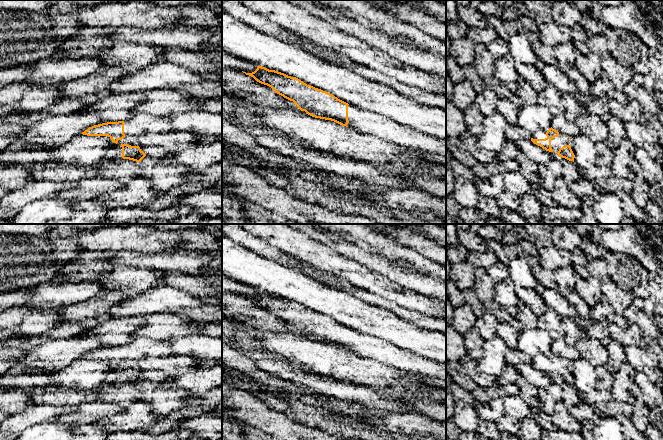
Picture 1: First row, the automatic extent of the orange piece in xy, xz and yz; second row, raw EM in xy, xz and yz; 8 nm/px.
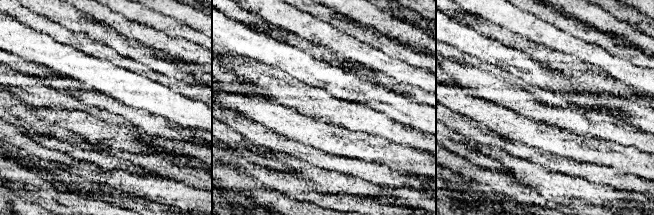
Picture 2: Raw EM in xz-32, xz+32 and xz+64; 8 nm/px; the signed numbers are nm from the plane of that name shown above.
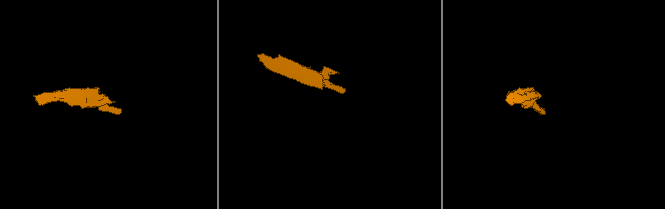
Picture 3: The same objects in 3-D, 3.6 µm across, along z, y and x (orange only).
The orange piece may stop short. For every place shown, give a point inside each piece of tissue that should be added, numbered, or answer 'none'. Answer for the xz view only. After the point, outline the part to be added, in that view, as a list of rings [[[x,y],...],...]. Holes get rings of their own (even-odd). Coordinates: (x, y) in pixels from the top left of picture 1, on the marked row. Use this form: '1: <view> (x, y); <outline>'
1: xz (365, 122); [[[348,105],[348,121],[350,128],[359,133],[373,135],[401,148],[446,157],[446,140],[419,133],[381,114]]]

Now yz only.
1: yz (559, 122); [[[564,114],[553,116],[551,127],[567,137],[573,137],[581,134],[575,122],[568,121]]]

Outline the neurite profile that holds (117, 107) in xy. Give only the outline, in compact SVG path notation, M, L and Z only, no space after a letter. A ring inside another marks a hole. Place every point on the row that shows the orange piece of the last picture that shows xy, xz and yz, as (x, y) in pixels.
M143 92L112 94L93 105L88 105L77 114L93 113L108 122L125 121L134 115L133 109L145 100Z

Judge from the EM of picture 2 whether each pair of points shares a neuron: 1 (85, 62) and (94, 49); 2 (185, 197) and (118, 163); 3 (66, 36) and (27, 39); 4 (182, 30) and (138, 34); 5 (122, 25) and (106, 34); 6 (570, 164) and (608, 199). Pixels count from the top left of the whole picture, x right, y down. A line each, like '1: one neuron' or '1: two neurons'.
1: two neurons
2: two neurons
3: two neurons
4: two neurons
5: two neurons
6: two neurons

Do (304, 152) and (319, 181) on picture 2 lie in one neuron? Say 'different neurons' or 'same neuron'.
different neurons

